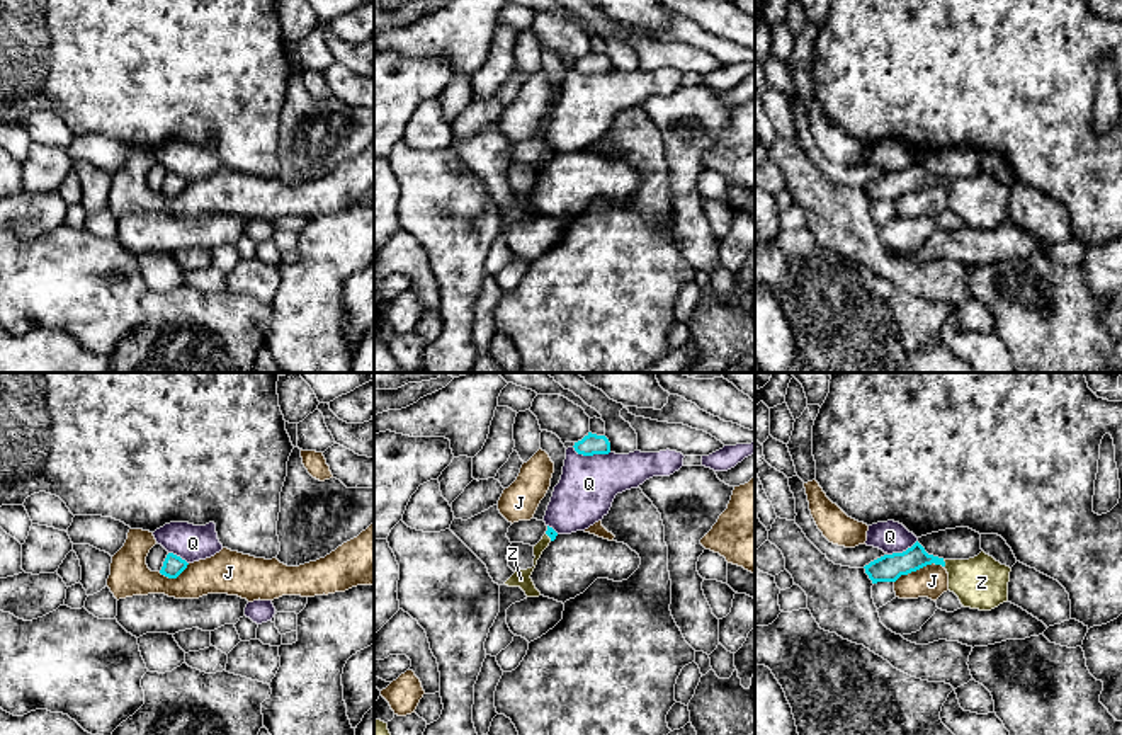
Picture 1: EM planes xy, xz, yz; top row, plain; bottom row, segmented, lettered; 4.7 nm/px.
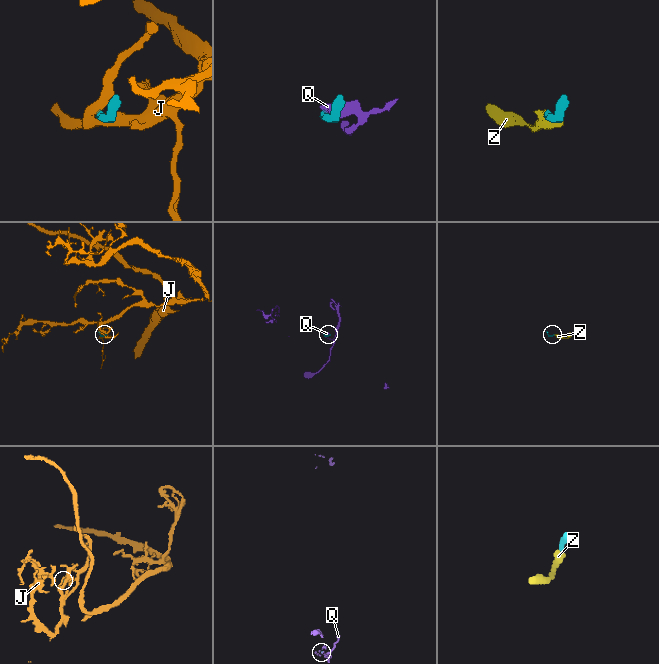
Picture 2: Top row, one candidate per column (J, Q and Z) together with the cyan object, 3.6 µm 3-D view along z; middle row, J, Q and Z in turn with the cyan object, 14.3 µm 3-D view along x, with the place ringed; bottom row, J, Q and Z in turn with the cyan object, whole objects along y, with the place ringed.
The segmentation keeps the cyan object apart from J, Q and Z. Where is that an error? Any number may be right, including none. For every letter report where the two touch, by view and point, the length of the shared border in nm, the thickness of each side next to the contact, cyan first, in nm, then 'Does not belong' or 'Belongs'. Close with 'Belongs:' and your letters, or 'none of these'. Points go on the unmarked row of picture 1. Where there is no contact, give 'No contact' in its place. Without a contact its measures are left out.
J: Touches cyan at yz (918, 188). Shared border 240 nm. Thickness 130 nm (cyan) against 160 nm. Does not belong
Q: Touches cyan at xz (590, 74). Shared border 180 nm. Thickness 100 nm (cyan) against 280 nm. Does not belong
Z: Touches cyan at yz (944, 182). Shared border 40 nm. Thickness 120 nm (cyan) against 260 nm. Belongs
Belongs: Z

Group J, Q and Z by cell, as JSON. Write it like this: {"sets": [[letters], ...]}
{"sets": [["J"], ["Q"], ["Z"]]}

